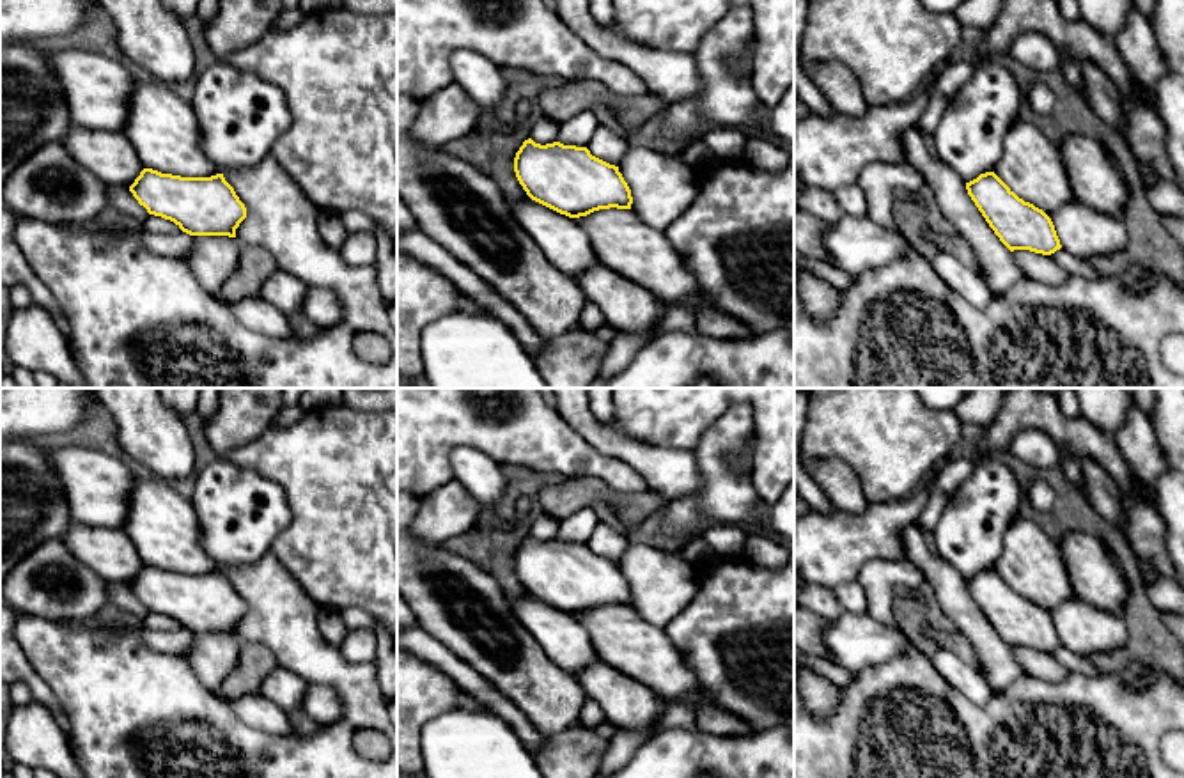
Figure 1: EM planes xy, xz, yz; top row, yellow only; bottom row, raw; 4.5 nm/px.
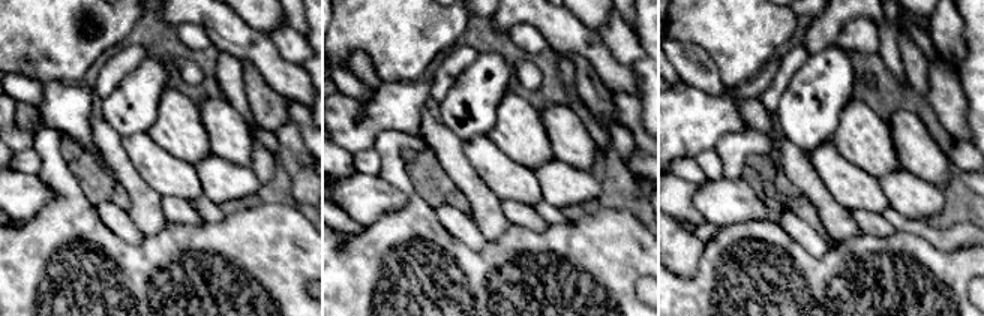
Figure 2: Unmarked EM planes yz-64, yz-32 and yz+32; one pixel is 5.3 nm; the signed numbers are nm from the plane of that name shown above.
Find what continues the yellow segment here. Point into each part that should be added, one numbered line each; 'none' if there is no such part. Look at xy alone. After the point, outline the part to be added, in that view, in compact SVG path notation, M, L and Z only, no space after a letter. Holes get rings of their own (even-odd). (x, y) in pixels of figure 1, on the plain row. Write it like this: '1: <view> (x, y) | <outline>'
1: xy (121, 521) | M48 441L48 463L73 517L60 541L106 583L129 585L144 565L220 571L199 541L191 500L175 486L138 477L124 461L89 447Z

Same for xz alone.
1: xz (628, 667) | M526 594L510 599L510 608L516 619L542 647L544 654L581 684L587 698L594 700L604 711L606 721L619 730L650 730L663 716L665 705L668 702L682 702L684 696L691 698L686 704L688 707L700 707L711 702L665 629L642 619L633 606L610 604L587 613L569 615Z

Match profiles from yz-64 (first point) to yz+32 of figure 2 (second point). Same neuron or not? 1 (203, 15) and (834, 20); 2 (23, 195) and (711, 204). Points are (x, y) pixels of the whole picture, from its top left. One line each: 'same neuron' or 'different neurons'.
1: same neuron
2: same neuron

